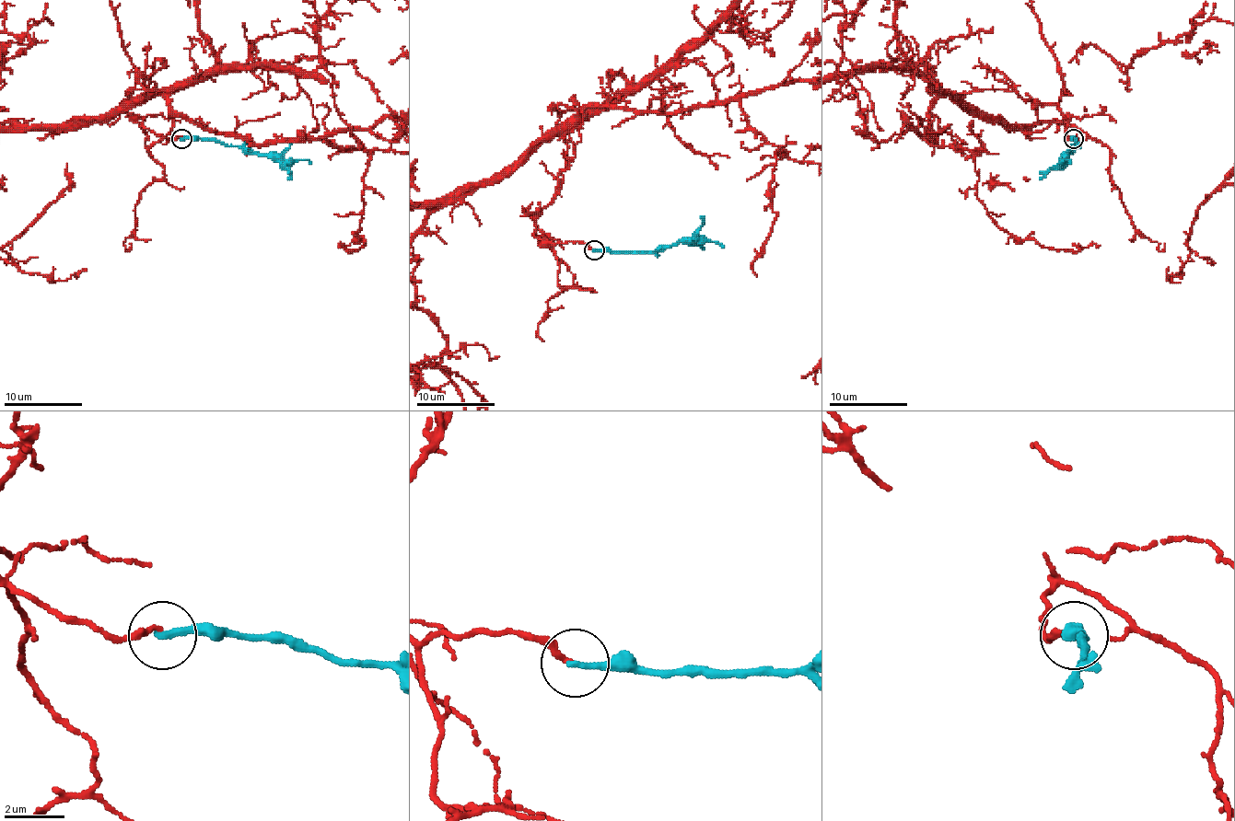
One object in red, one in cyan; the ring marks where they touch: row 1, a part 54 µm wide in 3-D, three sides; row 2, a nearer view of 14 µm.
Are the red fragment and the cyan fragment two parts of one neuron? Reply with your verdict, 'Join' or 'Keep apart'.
Keep apart

